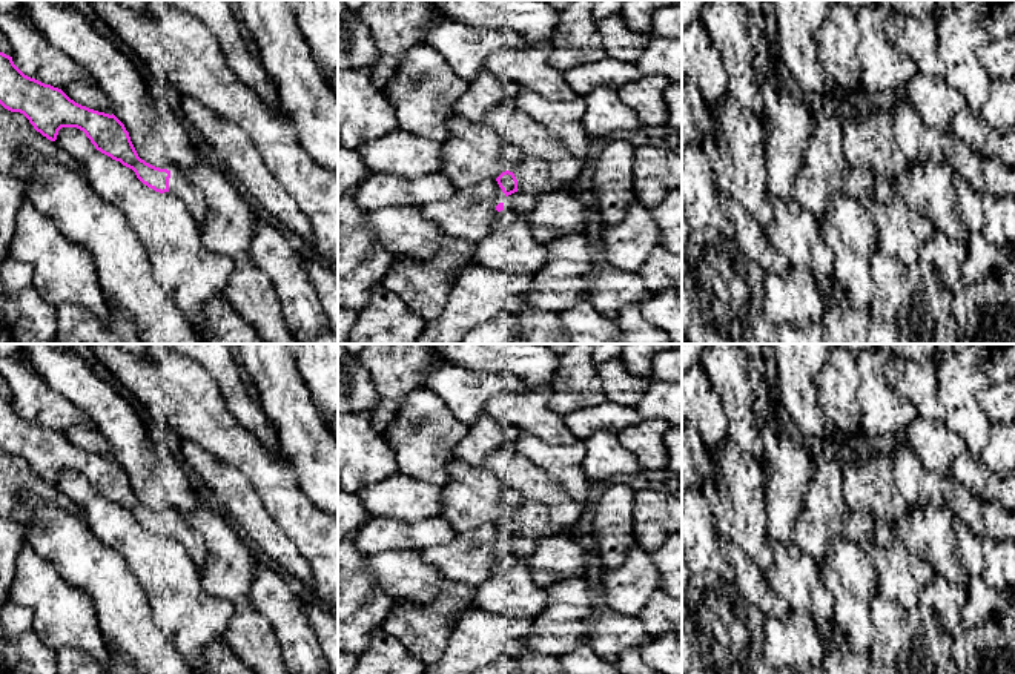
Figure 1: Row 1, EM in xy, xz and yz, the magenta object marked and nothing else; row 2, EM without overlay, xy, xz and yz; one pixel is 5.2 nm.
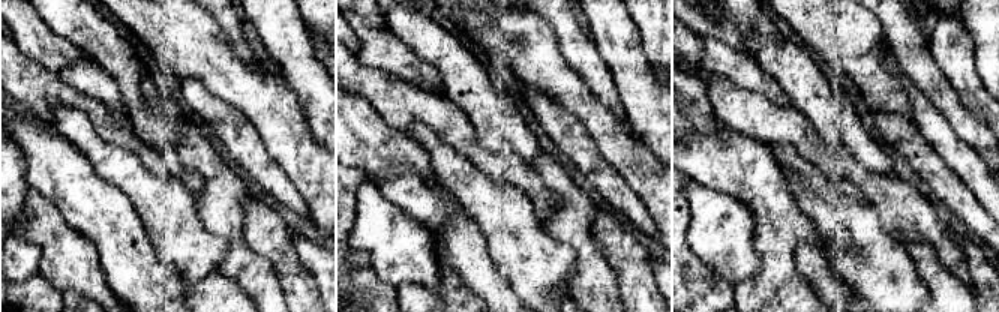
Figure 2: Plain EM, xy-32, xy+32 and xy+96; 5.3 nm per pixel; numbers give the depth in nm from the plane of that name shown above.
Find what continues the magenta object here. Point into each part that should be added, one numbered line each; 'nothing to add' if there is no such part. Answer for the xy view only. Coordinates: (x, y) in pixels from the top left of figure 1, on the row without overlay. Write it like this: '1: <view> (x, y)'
1: xy (183, 535)

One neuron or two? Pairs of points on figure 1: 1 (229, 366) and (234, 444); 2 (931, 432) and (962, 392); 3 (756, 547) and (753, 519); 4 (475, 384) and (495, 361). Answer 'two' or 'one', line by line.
1: two
2: two
3: one
4: two

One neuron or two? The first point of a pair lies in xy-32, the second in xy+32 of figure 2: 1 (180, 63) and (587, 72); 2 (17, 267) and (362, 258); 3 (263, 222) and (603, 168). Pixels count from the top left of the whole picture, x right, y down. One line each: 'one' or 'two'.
1: two
2: one
3: two

